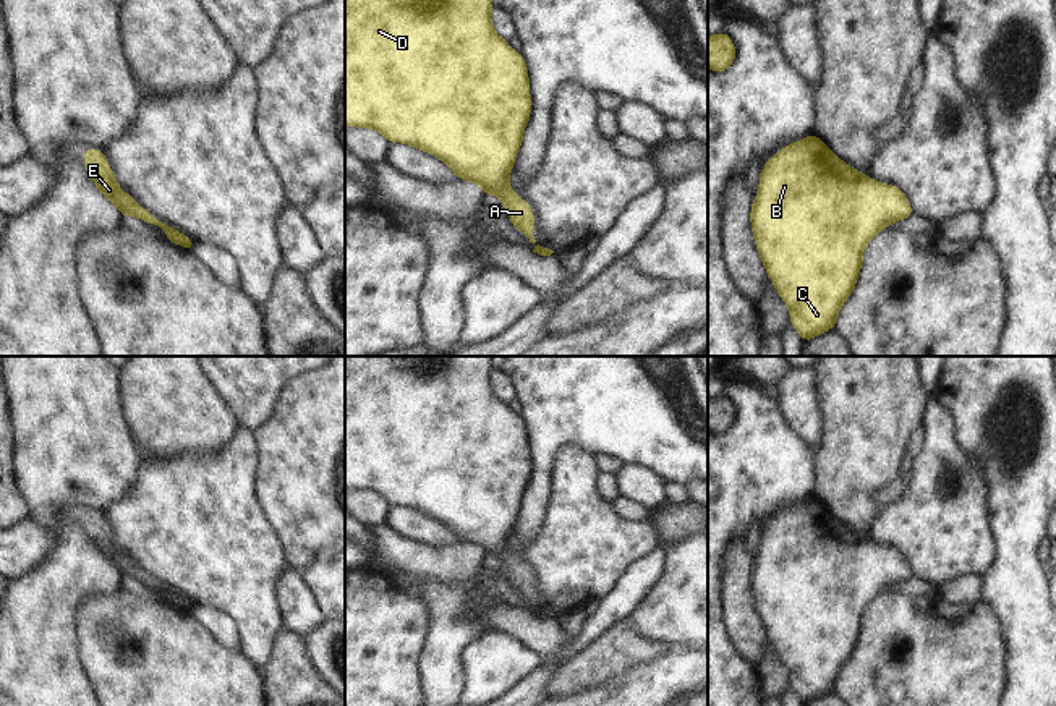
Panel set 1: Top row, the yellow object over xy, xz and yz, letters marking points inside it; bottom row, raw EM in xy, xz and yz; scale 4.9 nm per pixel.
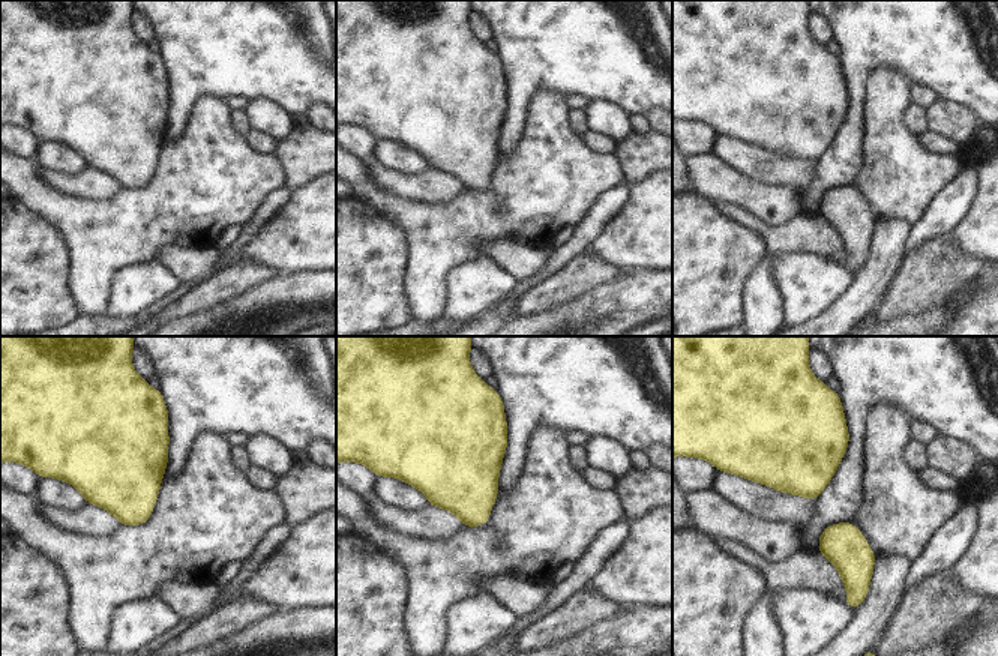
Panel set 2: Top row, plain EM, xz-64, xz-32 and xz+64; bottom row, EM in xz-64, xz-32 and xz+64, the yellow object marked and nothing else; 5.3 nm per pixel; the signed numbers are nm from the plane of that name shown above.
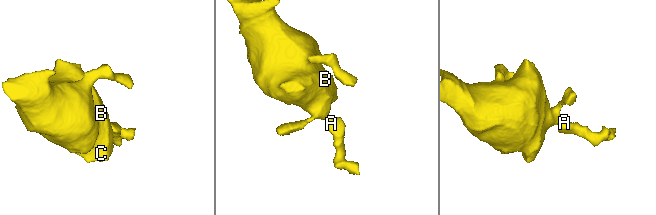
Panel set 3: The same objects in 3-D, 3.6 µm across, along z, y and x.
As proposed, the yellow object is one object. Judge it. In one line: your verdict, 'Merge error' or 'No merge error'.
No merge error.

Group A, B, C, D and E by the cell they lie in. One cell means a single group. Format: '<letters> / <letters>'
A B C D E

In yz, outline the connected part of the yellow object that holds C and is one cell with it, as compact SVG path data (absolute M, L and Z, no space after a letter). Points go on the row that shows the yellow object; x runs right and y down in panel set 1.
M816 134L782 146L760 172L760 189L753 198L750 222L760 257L779 296L789 306L790 324L807 343L834 329L837 313L857 285L863 251L888 225L915 215L899 186L883 185L837 159Z

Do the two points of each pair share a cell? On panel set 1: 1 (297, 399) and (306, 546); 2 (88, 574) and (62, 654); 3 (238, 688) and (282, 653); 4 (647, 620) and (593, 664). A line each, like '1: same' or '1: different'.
1: same
2: same
3: different
4: different

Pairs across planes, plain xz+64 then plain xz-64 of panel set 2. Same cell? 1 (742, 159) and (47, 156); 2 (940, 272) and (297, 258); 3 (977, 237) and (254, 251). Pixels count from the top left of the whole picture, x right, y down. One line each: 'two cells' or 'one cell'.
1: one cell
2: two cells
3: one cell

